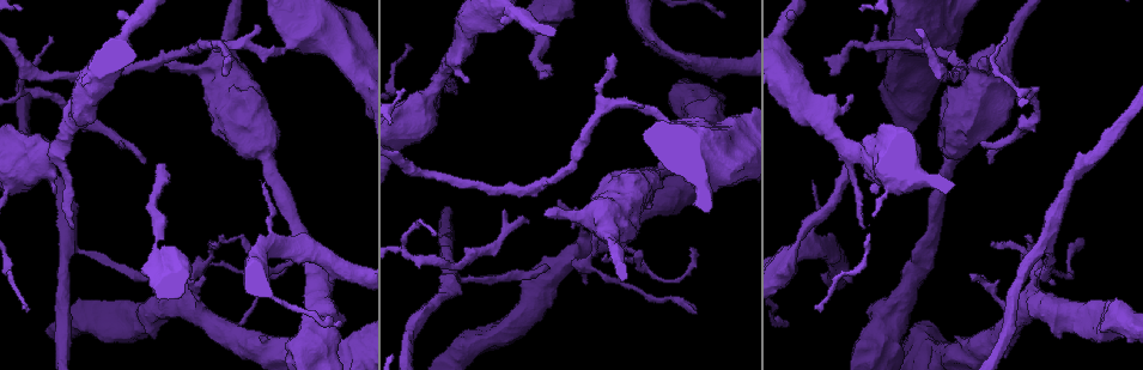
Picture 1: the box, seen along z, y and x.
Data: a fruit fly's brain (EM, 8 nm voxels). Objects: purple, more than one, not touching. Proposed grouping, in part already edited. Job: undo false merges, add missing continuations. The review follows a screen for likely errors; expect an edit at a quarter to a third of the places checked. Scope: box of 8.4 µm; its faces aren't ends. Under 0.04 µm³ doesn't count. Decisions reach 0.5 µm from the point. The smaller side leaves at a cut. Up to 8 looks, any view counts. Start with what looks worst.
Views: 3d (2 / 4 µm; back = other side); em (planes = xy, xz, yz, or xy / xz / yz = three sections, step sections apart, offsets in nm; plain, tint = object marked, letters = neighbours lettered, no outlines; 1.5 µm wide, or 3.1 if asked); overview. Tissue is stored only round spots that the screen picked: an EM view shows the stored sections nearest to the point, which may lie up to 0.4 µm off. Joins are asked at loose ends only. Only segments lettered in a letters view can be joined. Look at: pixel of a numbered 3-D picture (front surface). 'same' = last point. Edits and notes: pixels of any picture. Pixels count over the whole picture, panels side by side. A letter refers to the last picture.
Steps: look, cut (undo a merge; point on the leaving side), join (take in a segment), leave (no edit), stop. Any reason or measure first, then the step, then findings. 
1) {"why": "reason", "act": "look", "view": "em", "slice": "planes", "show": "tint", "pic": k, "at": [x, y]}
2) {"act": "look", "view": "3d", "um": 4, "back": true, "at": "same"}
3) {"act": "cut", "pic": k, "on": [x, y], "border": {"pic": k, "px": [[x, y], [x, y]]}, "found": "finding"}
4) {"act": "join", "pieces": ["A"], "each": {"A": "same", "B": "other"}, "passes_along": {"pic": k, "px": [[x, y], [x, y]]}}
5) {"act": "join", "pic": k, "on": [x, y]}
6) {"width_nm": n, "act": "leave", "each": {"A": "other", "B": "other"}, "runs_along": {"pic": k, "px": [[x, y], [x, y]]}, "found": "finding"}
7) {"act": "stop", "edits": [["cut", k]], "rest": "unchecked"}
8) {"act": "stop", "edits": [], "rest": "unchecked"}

{"why": "an open end", "act": "look", "view": "3d", "um": 4, "pic": 1, "at": [460, 64]}

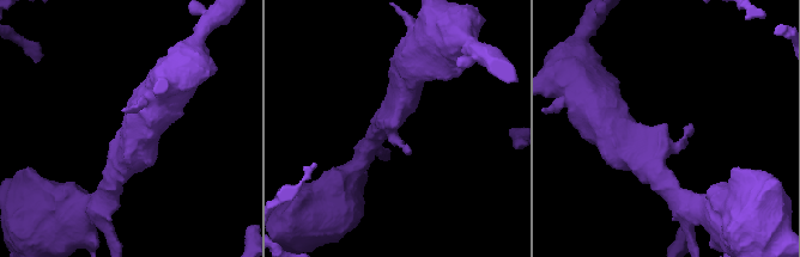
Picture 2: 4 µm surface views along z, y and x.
{"why": "shape alone is not enough", "act": "look", "view": "em", "slice": "xy", "step": 4, "show": "letters", "pic": 2, "at": [666, 124]}

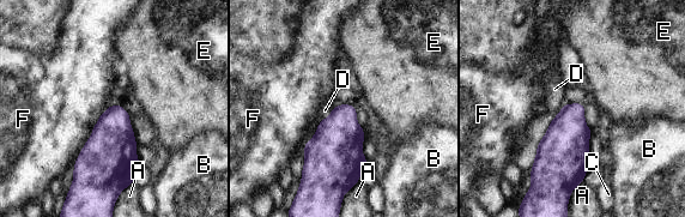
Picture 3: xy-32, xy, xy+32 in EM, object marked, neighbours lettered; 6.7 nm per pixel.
{"why": "cut it another way", "act": "look", "view": "em", "slice": "planes", "show": "letters", "at": "same"}

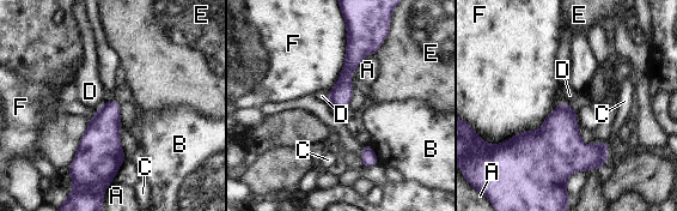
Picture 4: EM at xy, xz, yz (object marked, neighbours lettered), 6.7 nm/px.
{"longest_contact_nm": ["F", 500], "act": "leave", "each": {"A": "other", "B": "other", "C": "other", "D": "other", "E": "other", "F": "other"}, "found": "no lettered segment goes on from it"}

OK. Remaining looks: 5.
{"why": "branch stops here", "act": "look", "view": "3d", "um": 4, "pic": 1, "at": [431, 234]}

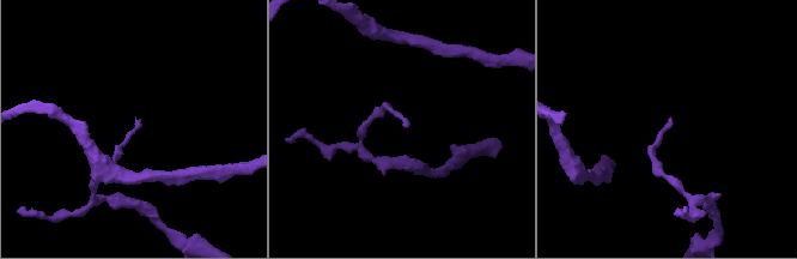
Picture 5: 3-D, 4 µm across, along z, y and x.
{"act": "look", "view": "em", "slice": "yz", "step": 8, "show": "tint", "pic": 5, "at": [670, 118]}

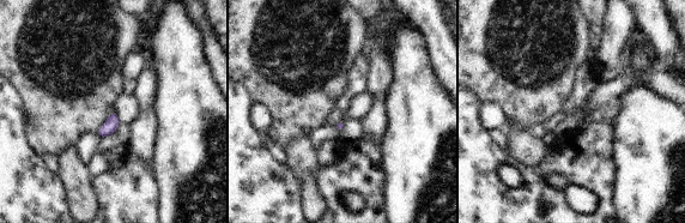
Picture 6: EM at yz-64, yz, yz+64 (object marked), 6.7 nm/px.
{"act": "look", "view": "em", "slice": "planes", "show": "letters", "at": "same"}

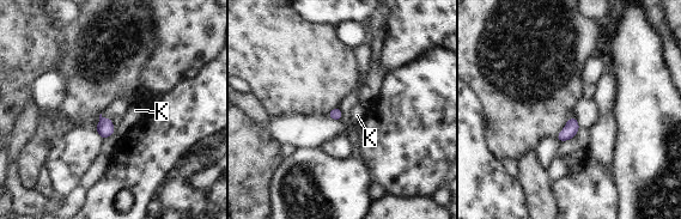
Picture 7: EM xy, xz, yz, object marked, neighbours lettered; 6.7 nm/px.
{"longest_contact_nm": ["K", 30], "act": "leave", "each": {"K": "other"}, "border": {"pic": 7, "px": [[114, 128], [115, 132]]}, "found": "no lettered segment goes on from it"}

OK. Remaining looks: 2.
{"why": "an open end", "act": "look", "view": "3d", "um": 4, "pic": 1, "at": [265, 182]}

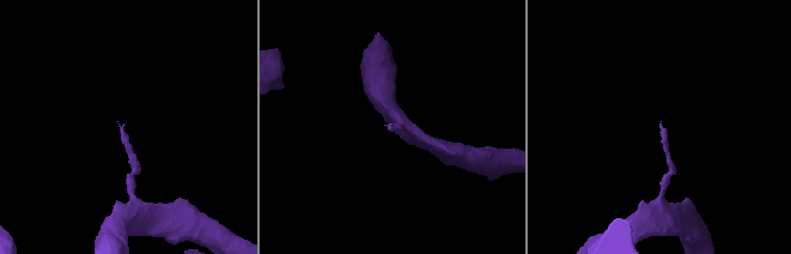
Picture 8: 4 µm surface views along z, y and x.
{"why": "need the tissue", "act": "look", "view": "em", "slice": "xy", "step": 4, "show": "letters", "pic": 8, "at": [393, 125]}

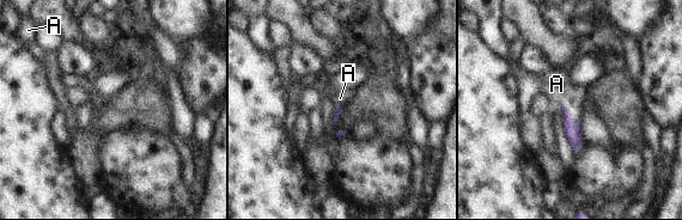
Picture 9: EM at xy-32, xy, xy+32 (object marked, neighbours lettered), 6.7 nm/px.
{"act": "join", "pieces": ["A"], "each": {"A": "same"}, "passes_along": {"pic": 9, "px": [[573, 133], [572, 116], [556, 84]]}, "found": "it goes on there"}

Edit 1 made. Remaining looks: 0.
{"act": "stop", "edits": [["join", 9]], "rest": "unchecked"}

